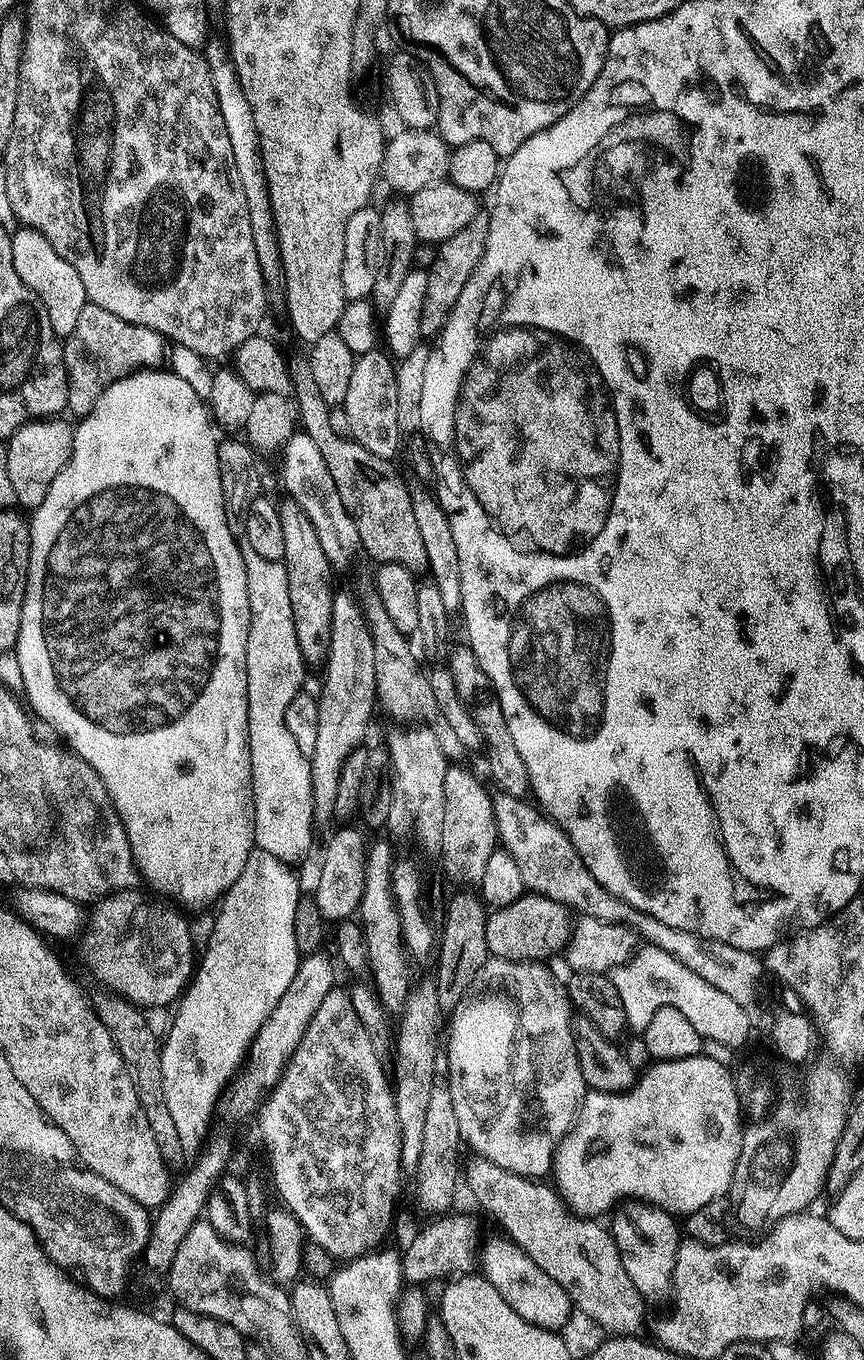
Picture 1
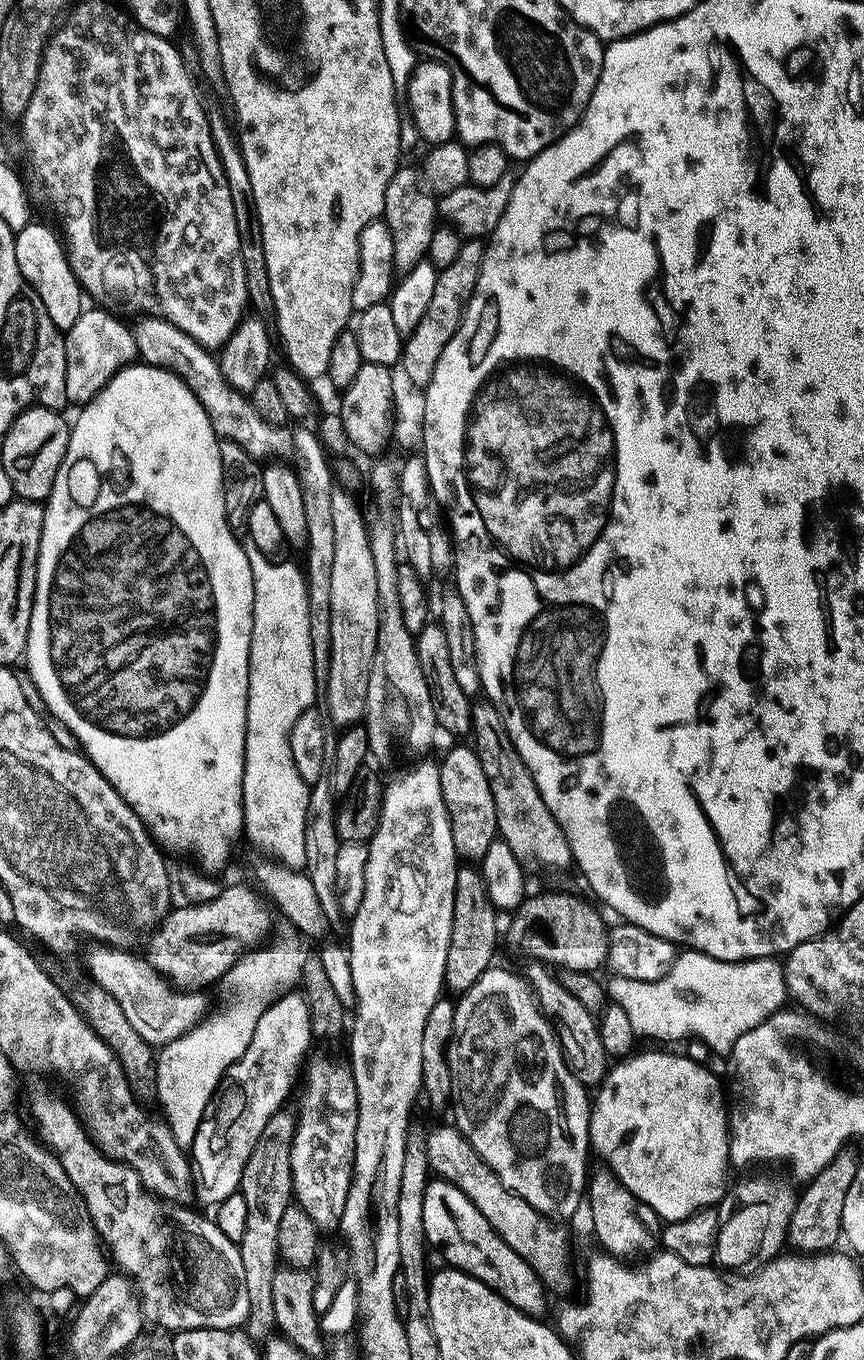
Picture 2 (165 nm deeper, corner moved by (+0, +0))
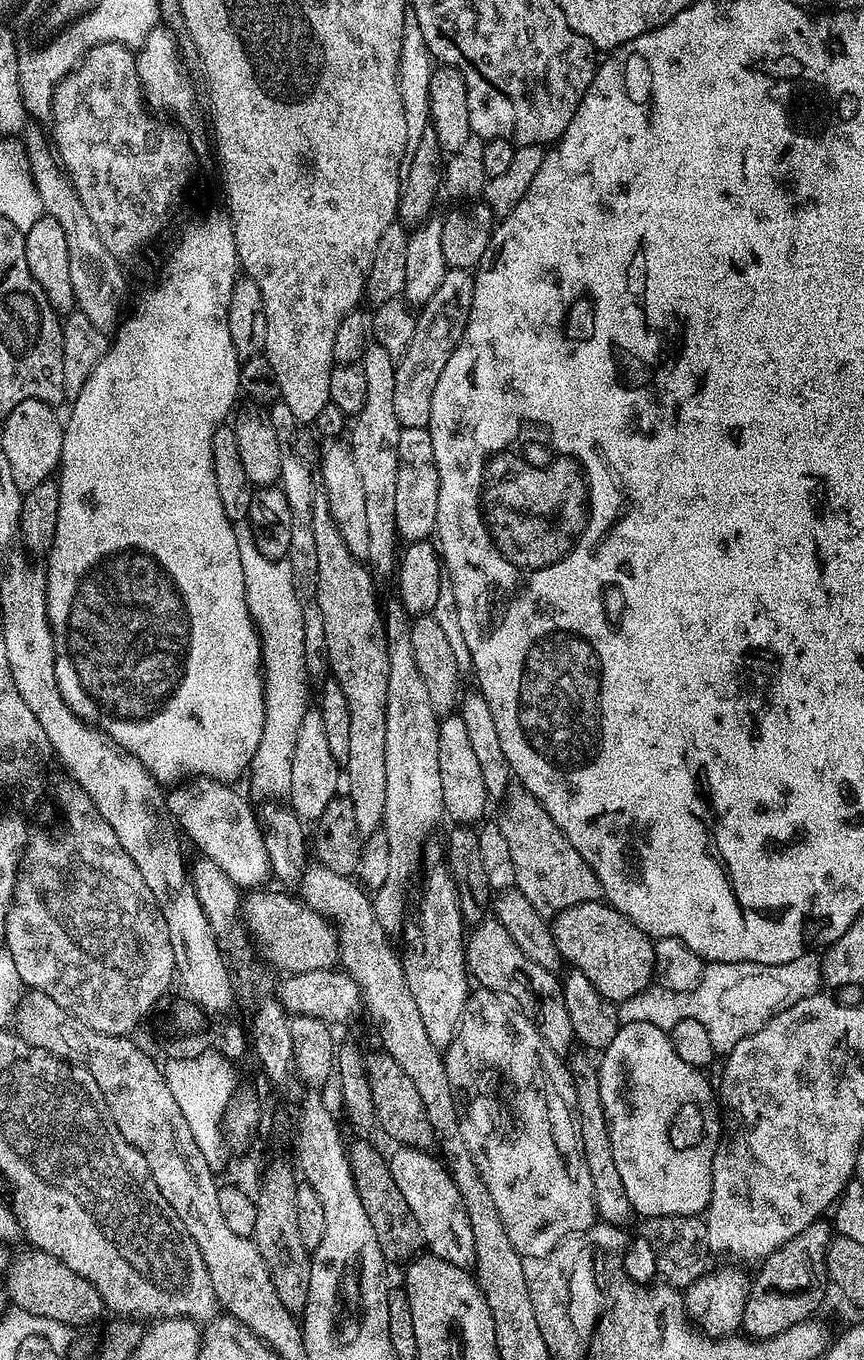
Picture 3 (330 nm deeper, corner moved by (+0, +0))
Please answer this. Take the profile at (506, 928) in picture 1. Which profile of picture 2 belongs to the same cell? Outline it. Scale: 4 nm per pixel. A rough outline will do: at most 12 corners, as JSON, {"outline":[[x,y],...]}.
{"outline":[[568,892],[529,895],[508,936],[533,961],[595,973],[609,925]]}

